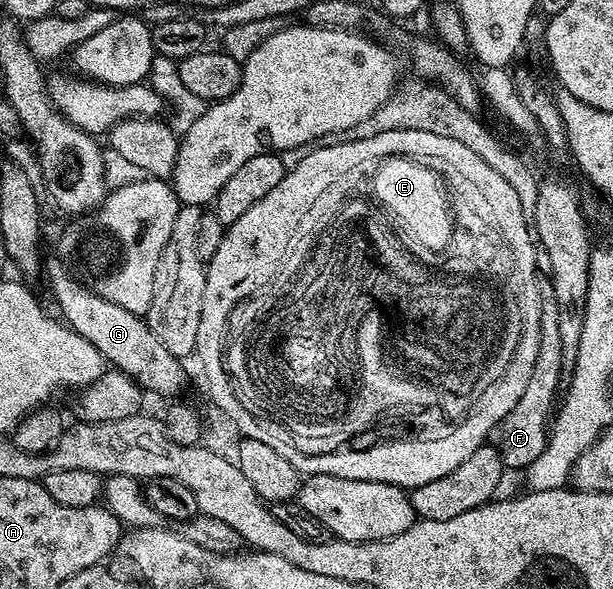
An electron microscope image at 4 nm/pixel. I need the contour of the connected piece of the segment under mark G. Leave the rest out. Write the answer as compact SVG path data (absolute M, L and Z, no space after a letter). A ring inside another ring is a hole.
M54 259L55 261L48 260L45 265L45 277L47 273L47 285L51 288L51 297L55 300L55 305L59 308L58 316L62 318L62 320L73 330L77 335L81 335L85 339L89 339L89 343L93 343L93 347L97 347L97 351L101 351L101 355L103 356L104 362L108 366L114 367L116 370L124 373L125 376L130 377L133 381L136 382L140 386L143 391L149 391L152 389L155 393L160 393L163 397L171 397L174 398L176 395L174 393L179 393L183 388L187 385L187 373L183 370L184 362L180 360L178 357L174 357L170 351L166 350L165 345L161 343L161 339L157 339L157 335L153 335L153 331L147 326L146 320L140 314L134 313L133 311L125 311L125 307L117 307L117 303L109 303L109 299L101 299L101 295L97 295L93 291L89 291L86 285L83 284L82 281L79 280L78 276L62 260Z

